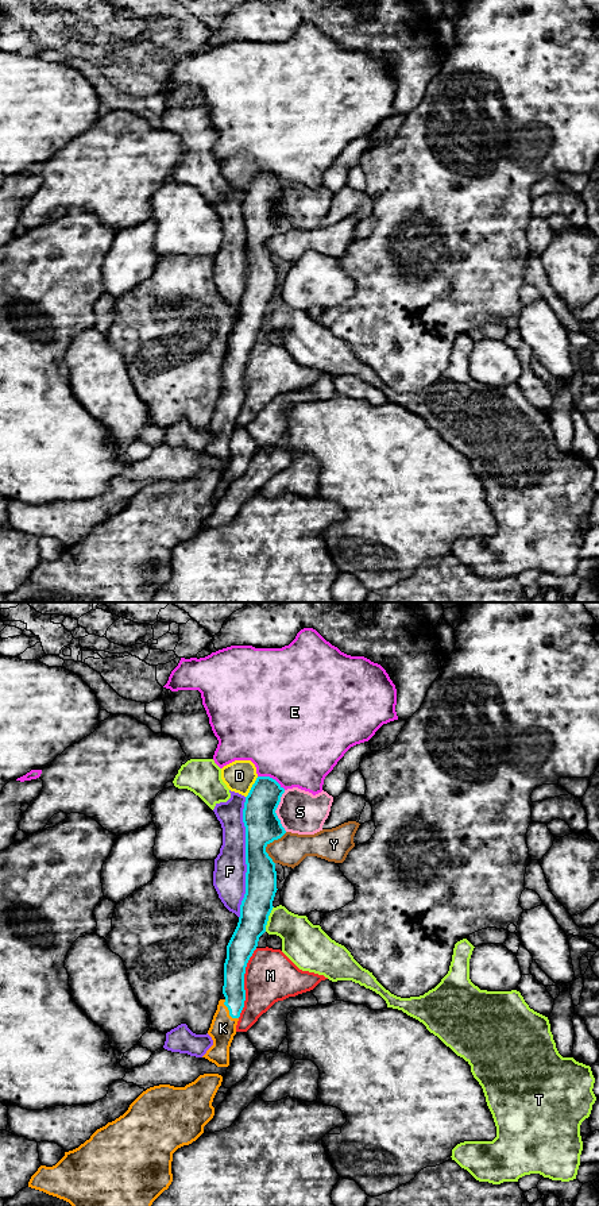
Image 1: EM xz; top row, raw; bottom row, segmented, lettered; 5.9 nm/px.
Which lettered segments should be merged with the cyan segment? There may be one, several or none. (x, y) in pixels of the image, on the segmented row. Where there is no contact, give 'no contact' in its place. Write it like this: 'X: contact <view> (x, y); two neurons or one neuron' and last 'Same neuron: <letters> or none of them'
D: contact xz (251, 788); two neurons
E: contact xz (271, 778); two neurons
F: contact xz (246, 858); two neurons
K: contact xz (230, 1012); one neuron
M: contact xz (243, 983); two neurons
S: contact xz (275, 809); two neurons
T: contact xz (267, 919); two neurons
Y: contact xz (266, 846); two neurons
Same neuron: K

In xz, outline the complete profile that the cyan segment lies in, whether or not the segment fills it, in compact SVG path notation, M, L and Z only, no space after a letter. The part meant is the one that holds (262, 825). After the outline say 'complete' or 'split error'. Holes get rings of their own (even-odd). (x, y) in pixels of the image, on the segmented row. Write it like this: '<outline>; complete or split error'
M258 777L244 802L246 894L237 926L227 945L223 986L225 998L219 1001L208 1030L213 1045L202 1056L217 1067L229 1066L229 1047L246 1001L246 967L259 937L266 932L274 908L277 871L266 847L286 833L275 813L283 793L285 789L275 779Z; split error

